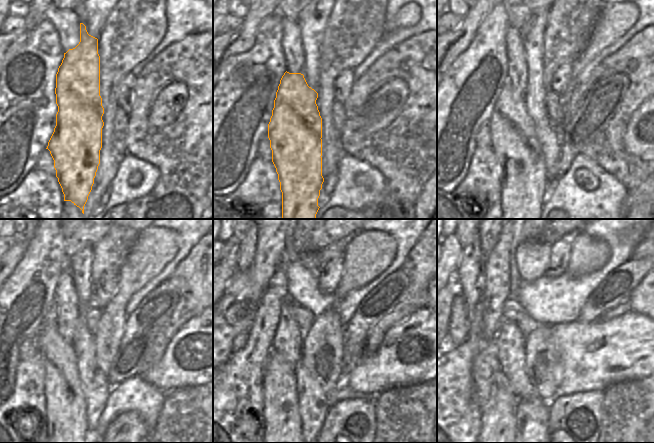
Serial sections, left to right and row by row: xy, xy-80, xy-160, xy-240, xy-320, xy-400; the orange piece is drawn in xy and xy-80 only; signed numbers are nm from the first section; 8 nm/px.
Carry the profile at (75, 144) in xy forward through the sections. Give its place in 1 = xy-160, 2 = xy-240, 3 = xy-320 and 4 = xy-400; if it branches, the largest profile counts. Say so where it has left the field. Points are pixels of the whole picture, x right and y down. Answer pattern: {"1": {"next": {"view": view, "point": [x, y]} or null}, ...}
{"1": {"next": {"view": "xy-160", "point": [523, 178]}}, "2": {"next": {"view": "xy-240", "point": [66, 422]}}, "3": {"next": {"view": "xy-320", "point": [281, 417]}}, "4": {"next": {"view": "xy-400", "point": [498, 417]}}}

